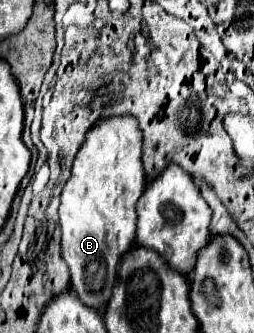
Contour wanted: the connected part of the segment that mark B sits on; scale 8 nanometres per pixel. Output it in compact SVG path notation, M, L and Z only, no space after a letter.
M104 117L88 129L60 197L62 259L68 263L72 291L96 311L104 311L116 281L116 267L136 235L136 201L144 193L142 131L136 117Z

